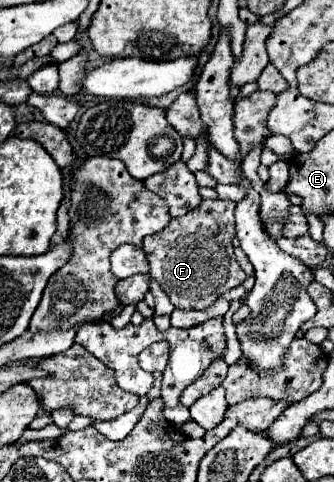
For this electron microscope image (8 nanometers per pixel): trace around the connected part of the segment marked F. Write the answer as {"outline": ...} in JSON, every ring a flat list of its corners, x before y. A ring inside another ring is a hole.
{"outline":[[203,200,195,212,173,218,163,232,147,236,143,250,151,266,149,276,159,282,175,308,203,310,211,306,223,292,241,286,247,274,233,256,231,240,235,238,235,202,231,200]]}

